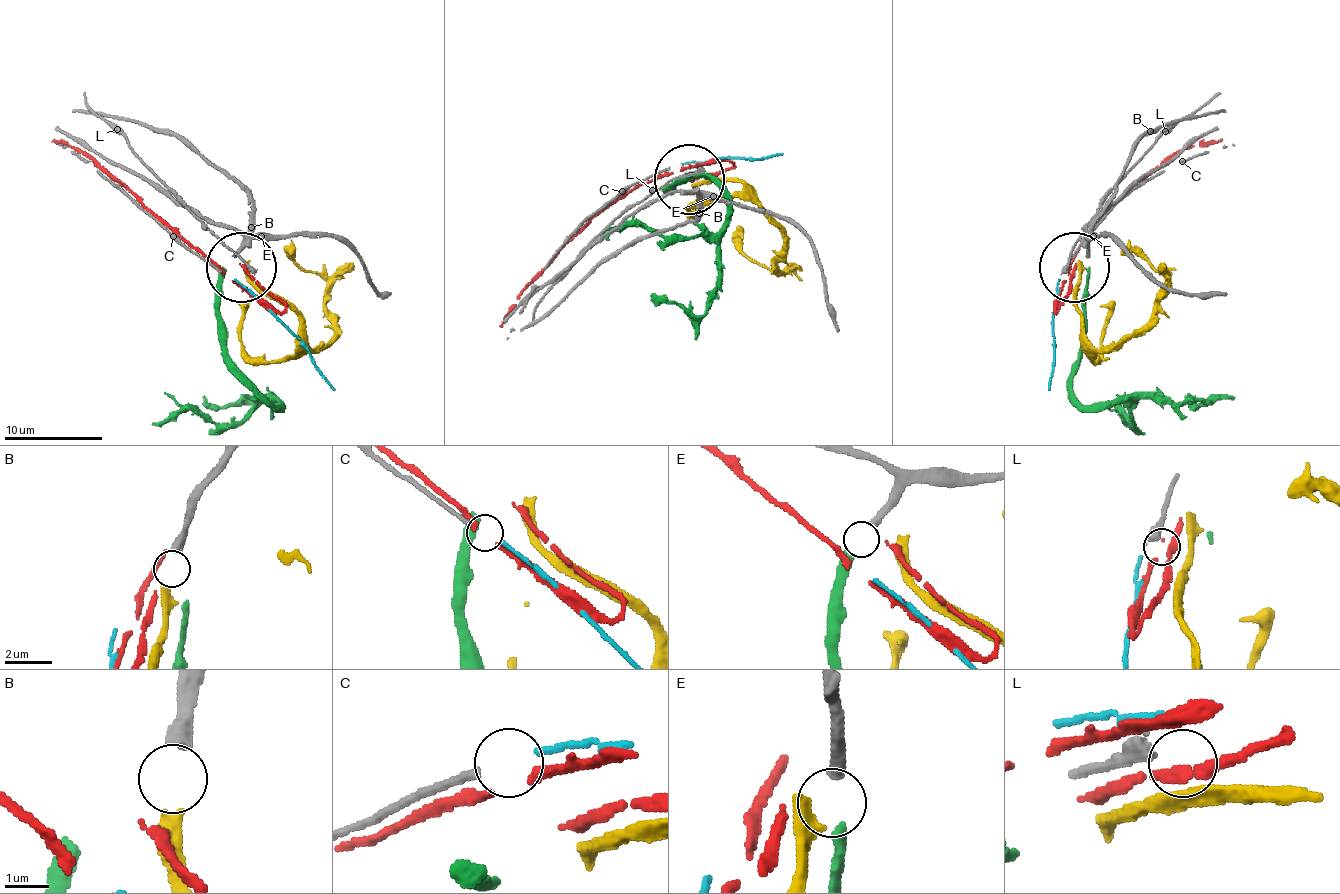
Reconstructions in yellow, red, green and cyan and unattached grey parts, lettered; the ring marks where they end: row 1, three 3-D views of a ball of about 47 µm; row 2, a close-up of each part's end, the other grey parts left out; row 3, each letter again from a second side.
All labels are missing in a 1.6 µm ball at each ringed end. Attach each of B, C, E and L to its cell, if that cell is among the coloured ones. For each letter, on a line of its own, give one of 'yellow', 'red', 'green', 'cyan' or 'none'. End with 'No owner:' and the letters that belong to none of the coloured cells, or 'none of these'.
B: yellow
C: cyan
E: green
L: none
No owner: L

